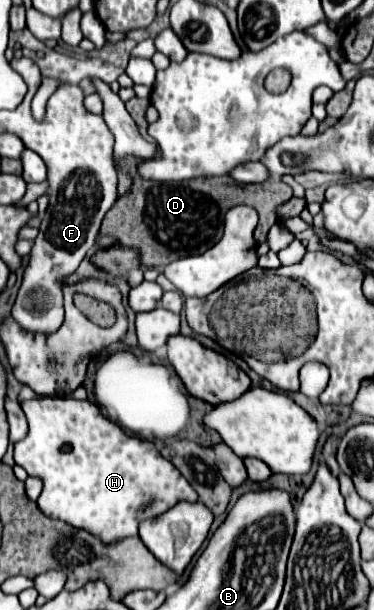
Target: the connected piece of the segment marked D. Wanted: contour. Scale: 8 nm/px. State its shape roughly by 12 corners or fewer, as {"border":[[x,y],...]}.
{"border":[[281,177],[147,181],[103,219],[101,235],[147,267],[219,243],[225,213],[259,213],[257,245],[293,197]]}

